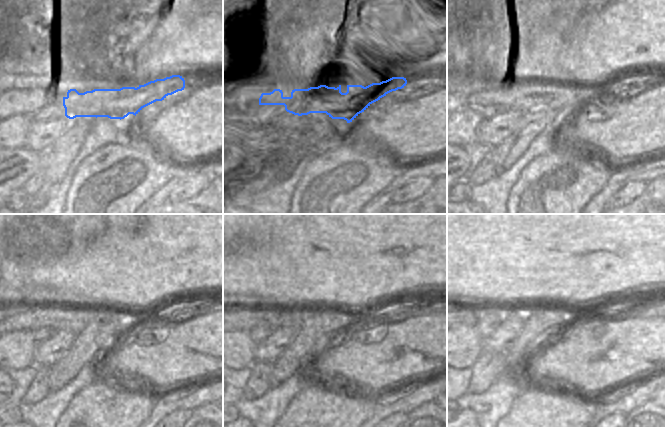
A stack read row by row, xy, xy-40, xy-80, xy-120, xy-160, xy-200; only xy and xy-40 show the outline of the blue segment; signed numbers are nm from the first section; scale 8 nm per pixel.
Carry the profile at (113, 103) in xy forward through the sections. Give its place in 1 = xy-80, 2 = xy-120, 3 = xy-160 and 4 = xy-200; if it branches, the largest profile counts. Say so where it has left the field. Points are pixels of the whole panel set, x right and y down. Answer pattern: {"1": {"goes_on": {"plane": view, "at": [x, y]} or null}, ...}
{"1": {"goes_on": {"plane": "xy-80", "at": [533, 94]}}, "2": {"goes_on": {"plane": "xy-120", "at": [59, 318]}}, "3": {"goes_on": {"plane": "xy-160", "at": [282, 316]}}, "4": {"goes_on": {"plane": "xy-200", "at": [467, 315]}}}

